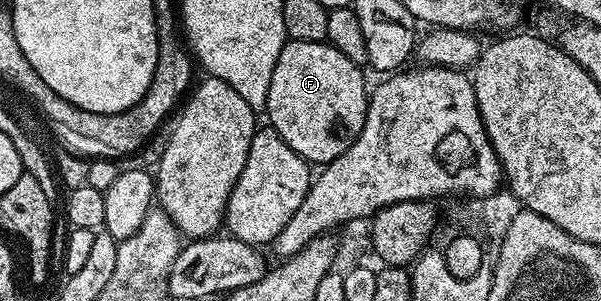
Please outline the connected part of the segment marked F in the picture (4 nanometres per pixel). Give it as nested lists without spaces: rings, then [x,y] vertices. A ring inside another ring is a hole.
[[[288,40],[281,48],[281,56],[277,56],[277,64],[273,64],[273,80],[269,80],[269,96],[267,97],[267,109],[265,117],[268,118],[270,129],[276,130],[281,140],[285,140],[285,144],[289,144],[289,148],[293,148],[293,152],[297,152],[297,156],[301,156],[308,164],[326,164],[337,160],[337,156],[341,156],[353,145],[357,140],[357,136],[361,132],[361,128],[365,124],[365,116],[367,115],[367,100],[369,97],[369,85],[363,79],[360,63],[349,60],[349,56],[345,56],[341,52],[337,52],[337,48],[333,48],[331,43],[325,42],[306,42],[305,40]]]

